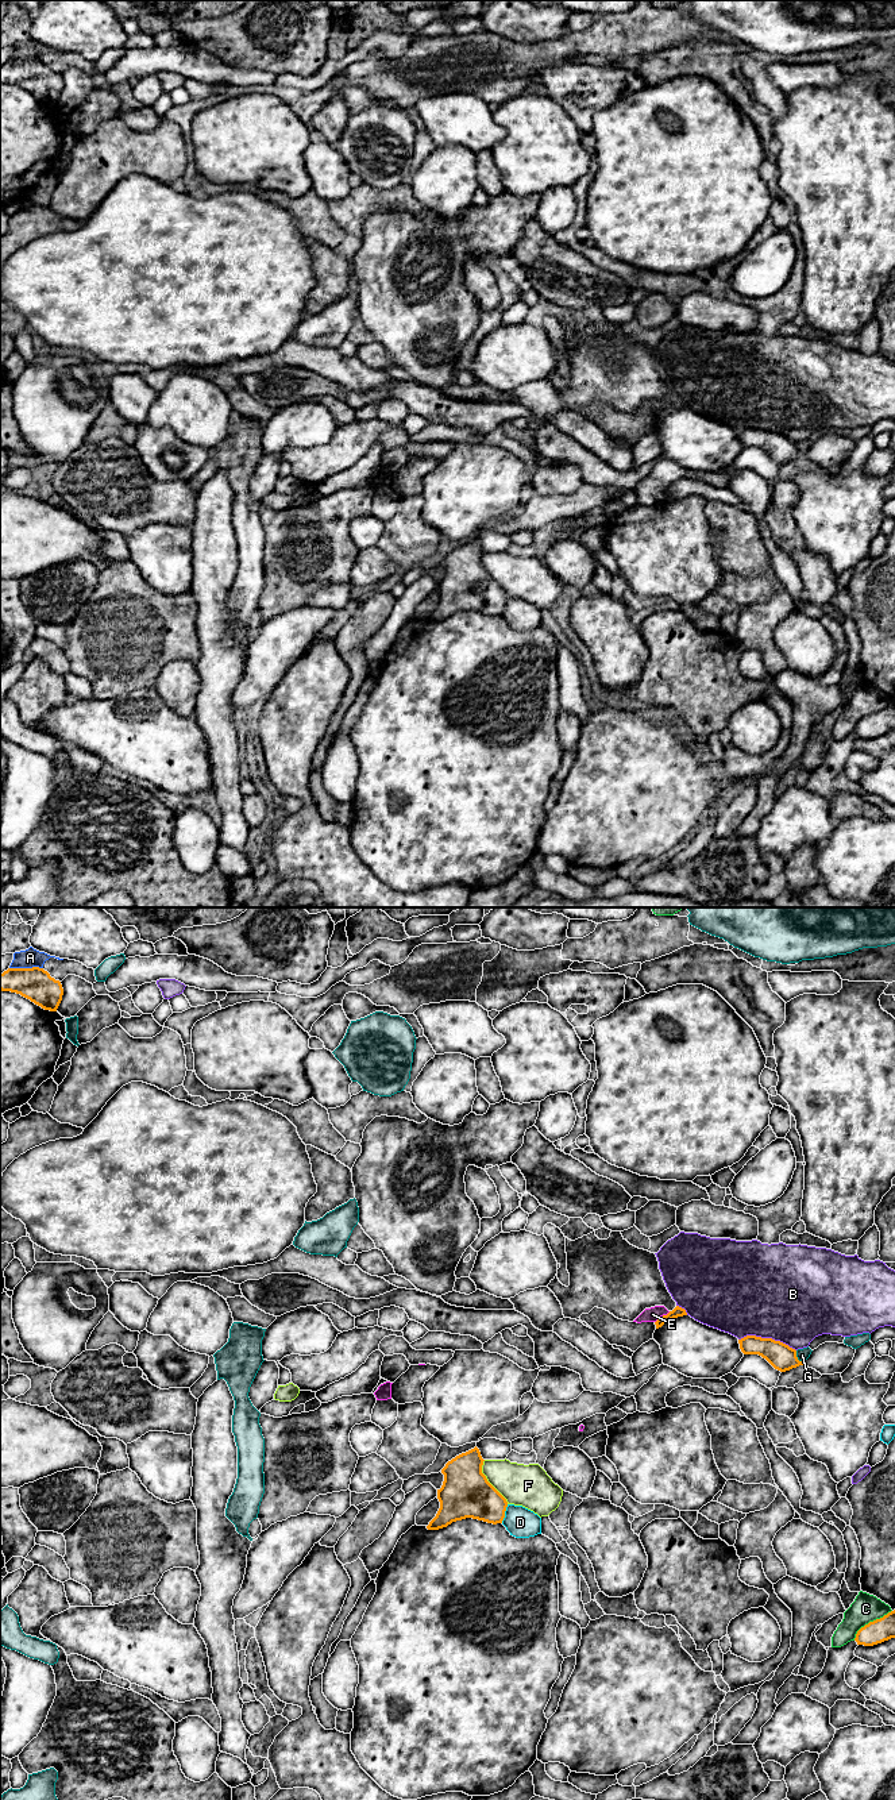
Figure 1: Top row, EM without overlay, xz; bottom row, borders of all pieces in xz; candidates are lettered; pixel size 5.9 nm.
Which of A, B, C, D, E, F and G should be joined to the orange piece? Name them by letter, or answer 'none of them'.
none of them

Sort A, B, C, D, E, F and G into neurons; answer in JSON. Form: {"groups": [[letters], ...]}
{"groups": [["A"], ["B"], ["C", "E"], ["D"], ["F"], ["G"]]}

